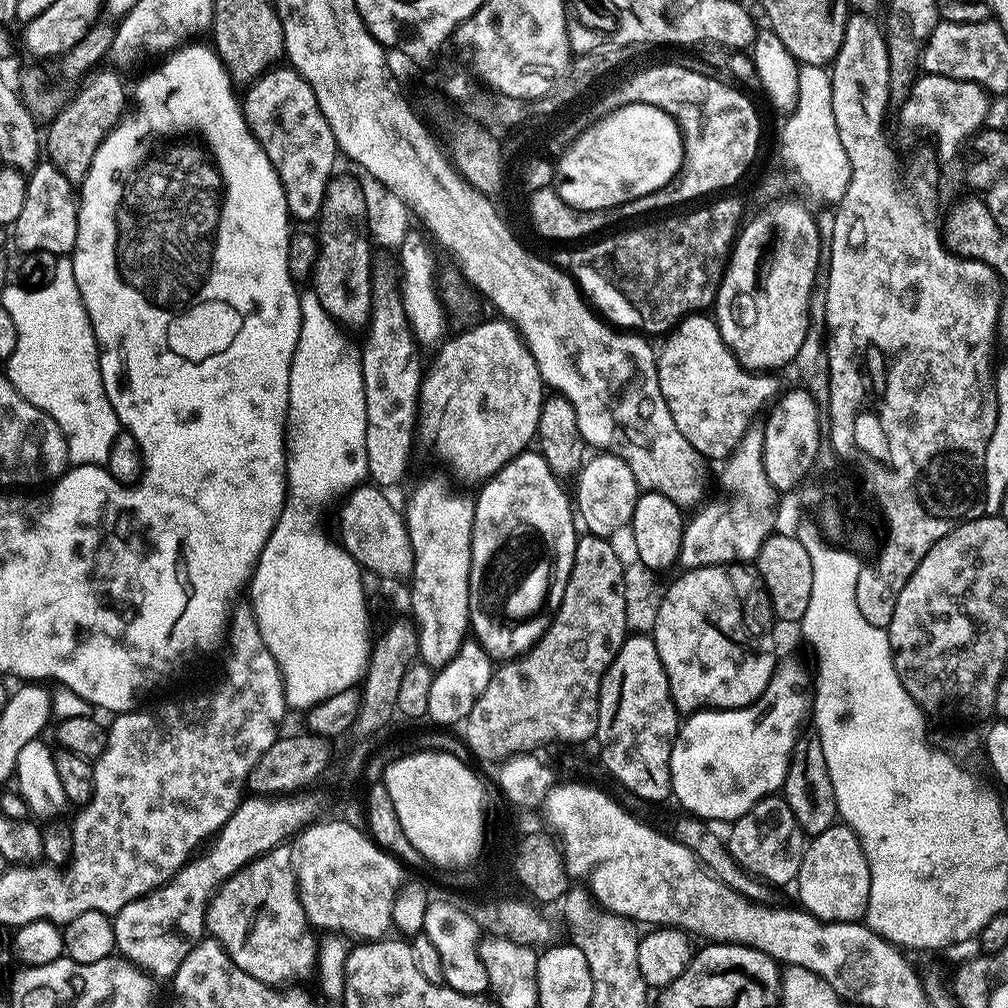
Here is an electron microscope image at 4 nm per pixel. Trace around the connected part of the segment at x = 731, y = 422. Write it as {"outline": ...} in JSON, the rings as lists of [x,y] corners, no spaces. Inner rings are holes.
{"outline":[[[693,314],[684,317],[671,332],[667,333],[664,345],[659,345],[656,358],[658,382],[662,386],[662,398],[670,406],[670,415],[674,417],[674,426],[682,430],[682,438],[694,446],[701,457],[717,462],[731,456],[746,430],[777,399],[775,375],[768,372],[754,372],[746,369],[736,360],[735,354],[728,349],[715,319],[708,314]]]}

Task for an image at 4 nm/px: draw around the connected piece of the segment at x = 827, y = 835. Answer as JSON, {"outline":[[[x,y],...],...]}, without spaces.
{"outline":[[[837,822],[830,826],[830,830],[822,830],[822,834],[811,837],[794,881],[795,888],[800,895],[799,907],[825,924],[855,924],[863,921],[870,898],[870,866],[856,831],[843,822]]]}

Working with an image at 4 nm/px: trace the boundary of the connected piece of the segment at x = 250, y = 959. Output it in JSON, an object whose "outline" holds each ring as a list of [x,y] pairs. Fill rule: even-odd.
{"outline":[[[282,843],[238,871],[220,888],[208,904],[205,931],[223,946],[240,970],[275,988],[290,986],[312,976],[317,969],[319,943],[301,904],[296,878],[296,856],[292,847]]]}

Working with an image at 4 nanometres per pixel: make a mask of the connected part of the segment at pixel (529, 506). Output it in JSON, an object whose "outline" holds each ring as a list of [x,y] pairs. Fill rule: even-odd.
{"outline":[[[525,450],[483,481],[484,489],[475,497],[468,622],[475,639],[493,661],[511,661],[533,648],[562,602],[576,553],[578,520],[569,489],[567,492],[560,484],[561,477],[552,473],[539,451]]]}

